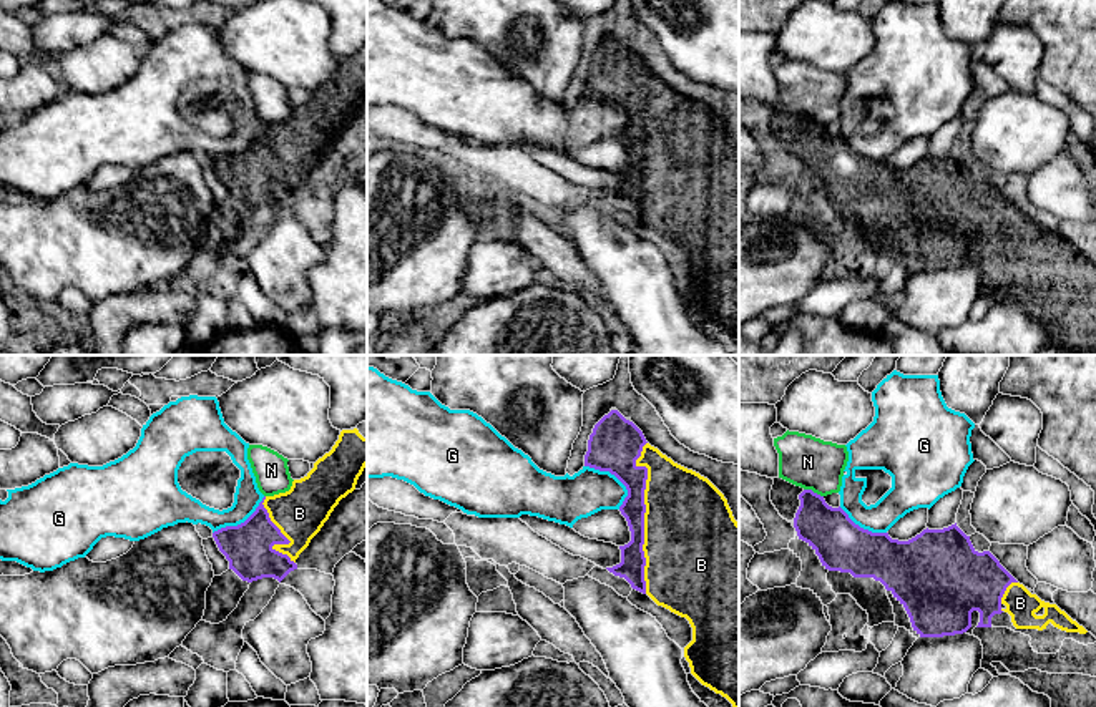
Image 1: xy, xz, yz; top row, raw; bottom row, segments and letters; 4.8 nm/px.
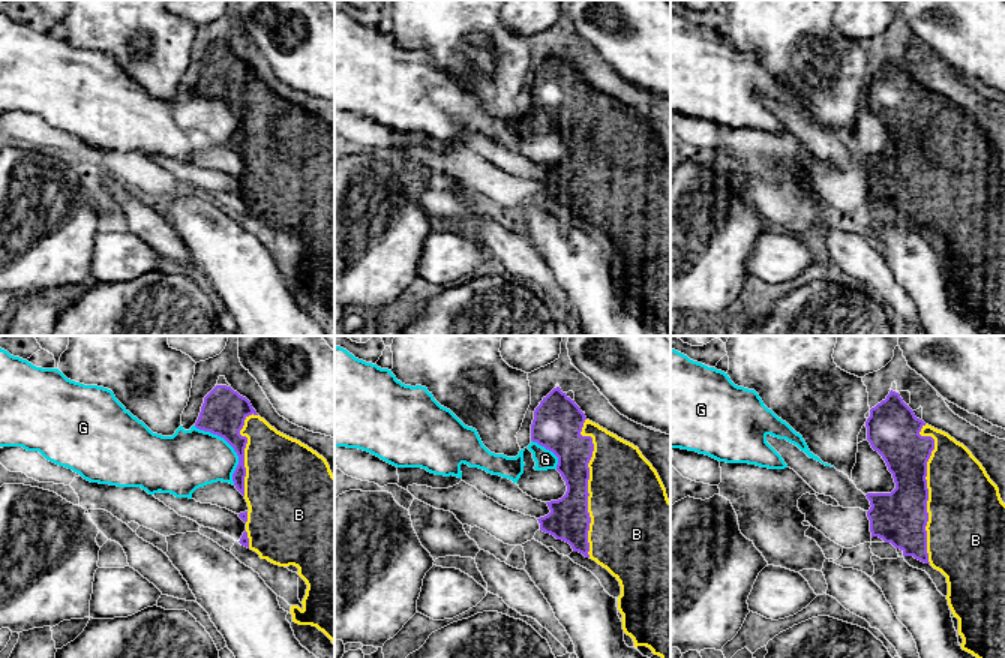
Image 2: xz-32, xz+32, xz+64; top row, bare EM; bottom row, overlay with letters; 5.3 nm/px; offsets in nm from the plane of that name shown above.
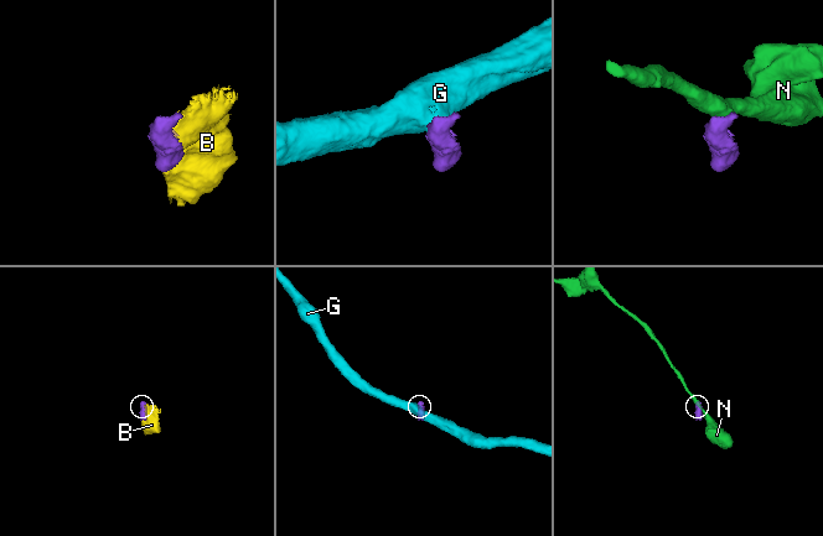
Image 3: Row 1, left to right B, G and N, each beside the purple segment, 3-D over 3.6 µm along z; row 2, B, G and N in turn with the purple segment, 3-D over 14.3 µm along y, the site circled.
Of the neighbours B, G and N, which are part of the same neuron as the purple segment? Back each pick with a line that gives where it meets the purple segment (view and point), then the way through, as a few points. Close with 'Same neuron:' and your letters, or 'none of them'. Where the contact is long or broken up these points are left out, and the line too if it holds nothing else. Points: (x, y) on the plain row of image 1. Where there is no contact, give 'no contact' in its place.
B: xz (643, 143)
Same neuron: B

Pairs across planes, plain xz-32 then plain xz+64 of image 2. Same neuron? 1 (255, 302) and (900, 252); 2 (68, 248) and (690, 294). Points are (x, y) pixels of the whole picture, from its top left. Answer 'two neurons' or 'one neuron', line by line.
1: one neuron
2: one neuron

